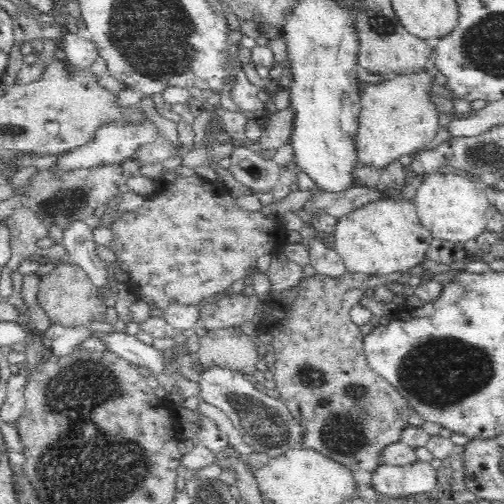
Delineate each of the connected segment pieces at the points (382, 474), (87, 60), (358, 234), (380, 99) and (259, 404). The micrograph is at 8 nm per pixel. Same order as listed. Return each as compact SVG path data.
M420 460L410 466L378 466L373 472L372 488L386 499L395 499L430 492L436 488L437 482L437 470Z
M66 33L60 42L59 52L79 69L92 66L99 55L94 42L84 33Z
M390 194L388 197L365 204L362 208L354 210L352 214L338 219L335 237L330 243L342 258L347 271L368 276L384 276L394 272L401 272L405 275L408 269L425 262L433 240L432 233L420 222L414 200L406 200L406 198Z
M421 71L389 75L382 82L368 83L361 95L358 118L358 162L382 168L394 161L407 161L420 146L432 142L440 130L440 112L434 98L436 74Z
M218 365L201 368L200 386L201 401L208 402L222 410L243 436L244 442L260 454L268 454L271 457L282 456L290 450L303 448L304 427L296 421L294 415L288 409L288 405L281 398L272 398L265 392L254 387L249 382L248 376Z

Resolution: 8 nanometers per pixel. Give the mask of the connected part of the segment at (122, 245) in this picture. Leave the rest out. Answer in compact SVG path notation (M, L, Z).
M186 176L180 177L176 180L176 184L172 186L163 186L158 188L155 194L152 194L150 198L144 199L143 205L140 205L136 210L122 211L120 215L115 215L115 222L110 227L112 234L114 234L114 240L108 248L116 255L118 260L124 265L130 267L128 271L130 279L134 283L134 292L136 292L136 298L141 299L148 303L150 308L160 309L162 312L171 306L173 303L185 305L185 306L202 306L208 298L216 296L221 292L226 292L228 288L232 288L232 284L237 280L250 278L252 274L258 269L258 258L264 256L270 252L270 247L273 244L273 235L278 234L280 223L278 220L268 218L259 211L248 211L246 208L240 208L237 205L236 200L232 195L218 194L216 186L203 182L200 177Z

